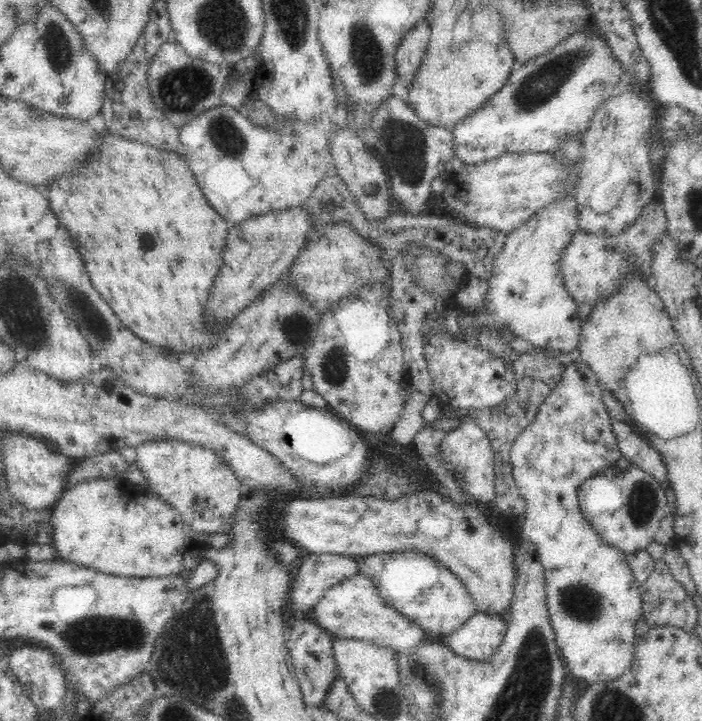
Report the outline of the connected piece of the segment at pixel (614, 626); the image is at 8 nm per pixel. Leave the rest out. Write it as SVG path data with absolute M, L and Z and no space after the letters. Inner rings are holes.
M574 355L566 359L566 368L562 380L547 396L544 404L540 406L538 416L527 426L512 443L510 449L510 458L513 468L513 478L521 492L521 495L526 501L526 510L523 512L522 526L519 534L526 542L531 542L535 546L535 556L541 562L544 569L545 589L546 589L546 604L548 605L548 616L554 629L556 645L559 648L559 654L564 657L562 662L566 662L565 670L568 672L570 680L577 682L579 679L585 680L589 684L594 682L612 682L616 678L620 678L634 660L634 640L636 632L636 623L643 618L642 616L642 591L641 584L633 577L633 572L627 561L627 554L612 545L606 544L605 540L592 528L588 519L580 510L580 501L578 501L578 492L580 486L587 480L593 477L601 476L600 472L608 468L612 468L617 460L620 460L622 453L618 446L618 439L612 431L612 418L605 408L602 400L602 392L604 388L598 381L596 374L587 366L586 363L579 361Z

